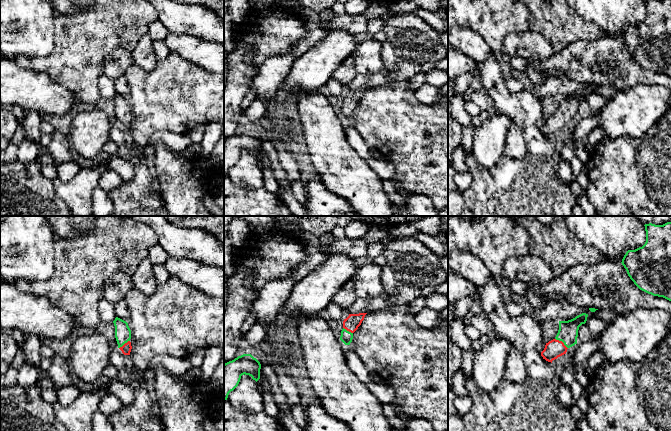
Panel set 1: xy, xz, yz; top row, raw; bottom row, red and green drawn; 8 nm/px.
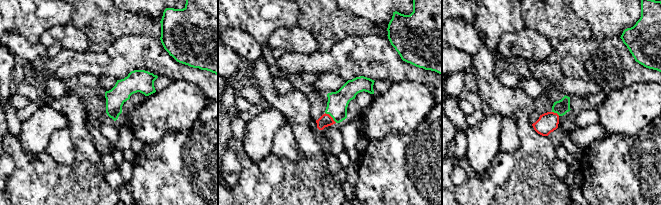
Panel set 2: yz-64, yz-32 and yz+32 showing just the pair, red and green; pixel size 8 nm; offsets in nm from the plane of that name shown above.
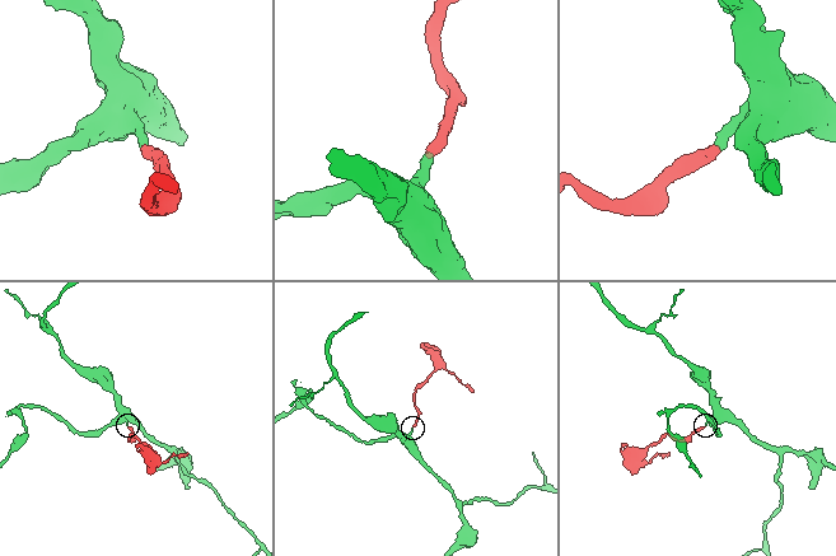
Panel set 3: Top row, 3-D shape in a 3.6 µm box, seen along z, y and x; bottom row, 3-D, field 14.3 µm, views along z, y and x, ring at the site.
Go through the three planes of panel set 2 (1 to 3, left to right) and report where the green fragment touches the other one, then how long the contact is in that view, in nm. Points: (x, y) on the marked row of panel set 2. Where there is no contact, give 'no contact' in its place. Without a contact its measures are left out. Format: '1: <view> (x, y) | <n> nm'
1: no contact
2: yz-32 (331, 117) | 130 nm
3: yz+32 (556, 113) | 70 nm

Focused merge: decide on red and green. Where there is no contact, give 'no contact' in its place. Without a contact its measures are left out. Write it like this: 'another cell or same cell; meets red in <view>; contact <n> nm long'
same cell; meets red in yz; contact 130 nm long

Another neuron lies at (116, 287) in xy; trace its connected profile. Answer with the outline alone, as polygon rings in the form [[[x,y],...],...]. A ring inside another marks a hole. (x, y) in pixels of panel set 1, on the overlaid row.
[[[117,273],[105,280],[104,298],[112,304],[123,301],[127,293],[135,288],[132,274]]]

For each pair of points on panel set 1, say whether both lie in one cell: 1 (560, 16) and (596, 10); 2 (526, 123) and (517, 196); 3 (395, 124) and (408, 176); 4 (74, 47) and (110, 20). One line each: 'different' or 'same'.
1: different
2: same
3: same
4: same

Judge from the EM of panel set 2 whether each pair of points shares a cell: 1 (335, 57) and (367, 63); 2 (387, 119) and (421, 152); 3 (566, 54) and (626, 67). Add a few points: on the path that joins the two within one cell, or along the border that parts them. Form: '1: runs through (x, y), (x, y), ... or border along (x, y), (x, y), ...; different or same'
1: runs through (343, 58), (359, 58); same
2: border along (422, 120), (411, 133), (389, 132), (379, 139); different
3: runs through (581, 59), (608, 62), (611, 65); same

